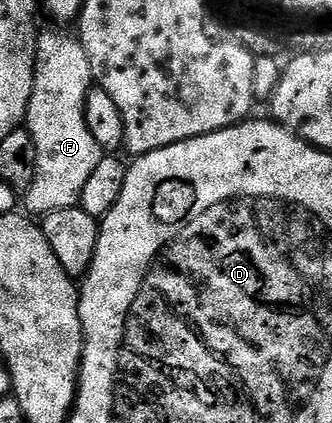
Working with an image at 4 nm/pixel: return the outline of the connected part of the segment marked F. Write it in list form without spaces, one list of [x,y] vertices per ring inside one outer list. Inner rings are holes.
[[[41,30],[36,36],[34,89],[30,93],[26,120],[26,129],[32,134],[36,150],[36,172],[30,189],[22,195],[23,210],[32,217],[43,217],[58,209],[70,209],[77,206],[87,179],[94,174],[98,161],[106,154],[98,145],[98,141],[94,141],[90,129],[86,129],[86,97],[94,86],[90,57],[86,57],[86,49],[82,49],[80,40],[75,34],[67,35],[64,32],[67,30],[56,30],[60,31]]]

